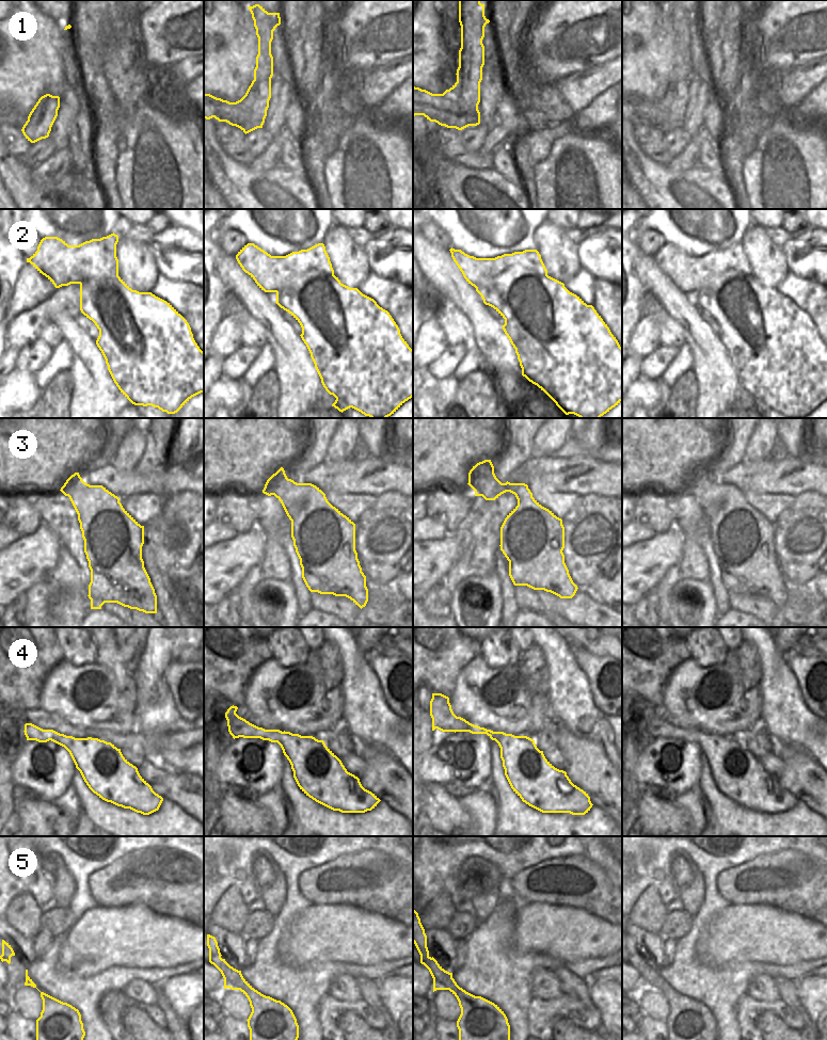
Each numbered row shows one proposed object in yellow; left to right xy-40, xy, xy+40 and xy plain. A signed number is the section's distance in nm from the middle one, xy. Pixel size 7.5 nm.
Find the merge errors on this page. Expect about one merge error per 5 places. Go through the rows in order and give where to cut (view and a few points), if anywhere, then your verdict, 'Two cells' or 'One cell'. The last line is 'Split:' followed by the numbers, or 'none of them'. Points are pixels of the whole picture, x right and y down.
1: Split along xy+40 (459, 51), (460, 84), (475, 97), (478, 104). Two cells
2: Split along xy+40 (546, 274), (498, 275), (488, 285), (475, 287). Two cells
3: No split. One cell
4: No split. One cell
5: No split. One cell
Split: 1, 2.

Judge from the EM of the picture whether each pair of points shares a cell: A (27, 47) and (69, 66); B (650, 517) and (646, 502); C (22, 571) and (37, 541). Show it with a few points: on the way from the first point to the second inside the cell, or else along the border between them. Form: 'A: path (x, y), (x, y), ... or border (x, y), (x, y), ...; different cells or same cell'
A: border (66, 40), (62, 54), (65, 84); different cells
B: path (650, 514), (649, 506); same cell
C: path (26, 563), (37, 552), (37, 548); same cell

